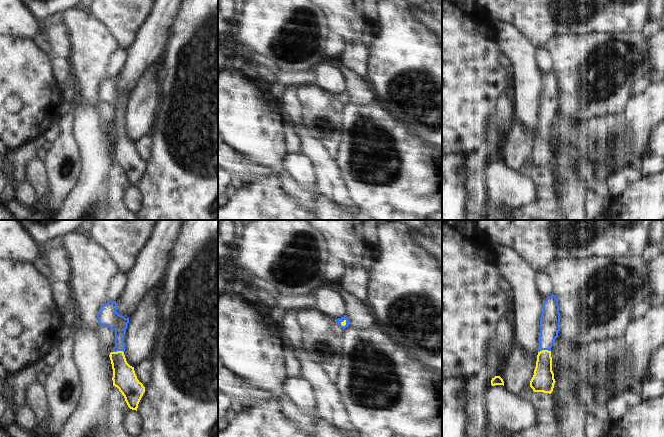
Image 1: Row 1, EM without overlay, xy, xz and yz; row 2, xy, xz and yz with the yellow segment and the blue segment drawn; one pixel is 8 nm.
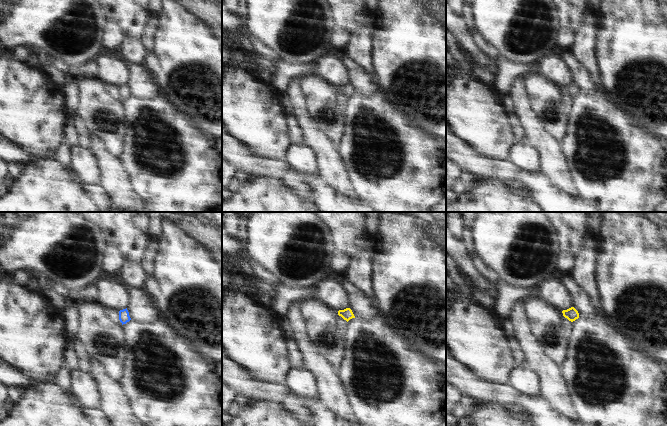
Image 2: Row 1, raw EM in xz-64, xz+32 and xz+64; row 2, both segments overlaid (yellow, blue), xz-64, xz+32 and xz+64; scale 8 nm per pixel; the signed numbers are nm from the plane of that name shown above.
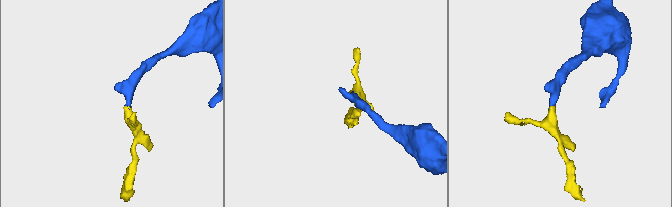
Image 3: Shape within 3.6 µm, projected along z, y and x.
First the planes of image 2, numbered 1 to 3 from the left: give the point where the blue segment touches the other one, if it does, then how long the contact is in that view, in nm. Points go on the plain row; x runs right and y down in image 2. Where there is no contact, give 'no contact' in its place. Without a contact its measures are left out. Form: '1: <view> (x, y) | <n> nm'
1: no contact
2: no contact
3: no contact

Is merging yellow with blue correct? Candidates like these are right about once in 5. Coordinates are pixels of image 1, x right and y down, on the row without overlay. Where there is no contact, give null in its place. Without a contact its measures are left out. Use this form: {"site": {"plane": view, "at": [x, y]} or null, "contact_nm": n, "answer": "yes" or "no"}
{"site": {"plane": "yz", "at": [544, 126]}, "contact_nm": 110, "answer": "yes"}

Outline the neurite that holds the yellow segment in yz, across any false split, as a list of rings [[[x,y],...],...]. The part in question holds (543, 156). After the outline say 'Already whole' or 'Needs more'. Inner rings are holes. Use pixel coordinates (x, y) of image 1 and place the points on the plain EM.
[[[555,71],[547,73],[540,93],[539,123],[534,151],[530,163],[534,168],[551,170],[555,155],[552,147],[551,124],[560,107],[560,89]]]. Needs more.

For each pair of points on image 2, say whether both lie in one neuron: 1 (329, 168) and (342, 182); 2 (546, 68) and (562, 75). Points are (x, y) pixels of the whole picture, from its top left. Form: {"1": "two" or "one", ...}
{"1": "one", "2": "one"}

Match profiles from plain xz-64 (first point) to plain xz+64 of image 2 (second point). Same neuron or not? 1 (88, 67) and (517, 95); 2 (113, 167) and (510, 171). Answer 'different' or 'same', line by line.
1: different
2: different

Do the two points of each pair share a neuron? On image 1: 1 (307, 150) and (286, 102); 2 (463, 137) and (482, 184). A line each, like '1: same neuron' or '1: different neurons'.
1: same neuron
2: different neurons

